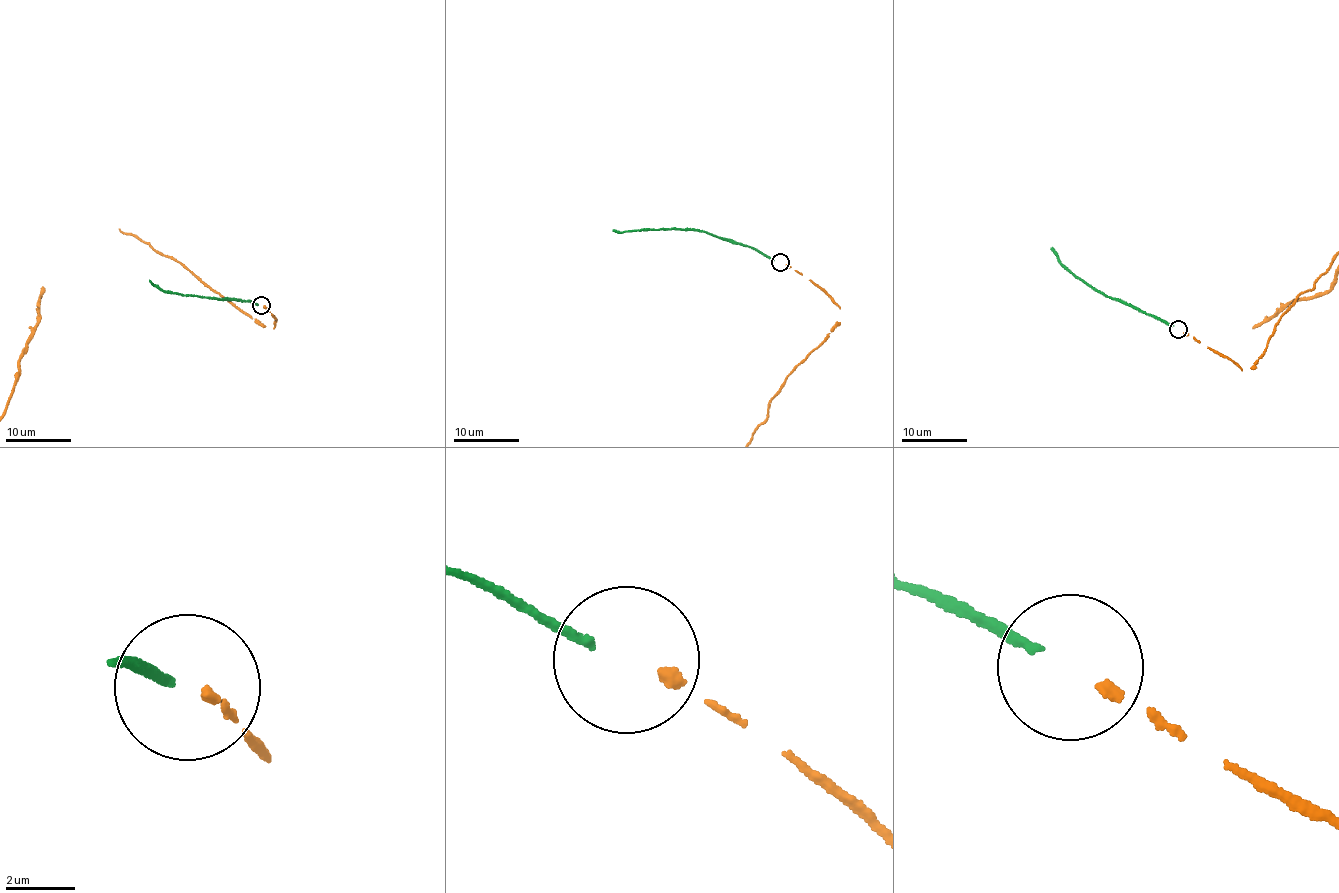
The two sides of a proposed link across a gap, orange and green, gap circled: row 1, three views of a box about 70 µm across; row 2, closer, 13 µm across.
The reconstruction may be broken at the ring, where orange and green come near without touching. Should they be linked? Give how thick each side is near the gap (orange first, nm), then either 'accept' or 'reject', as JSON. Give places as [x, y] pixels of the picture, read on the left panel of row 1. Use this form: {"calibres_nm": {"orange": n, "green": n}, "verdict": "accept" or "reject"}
{"calibres_nm": {"orange": 320, "green": 240}, "verdict": "accept"}

